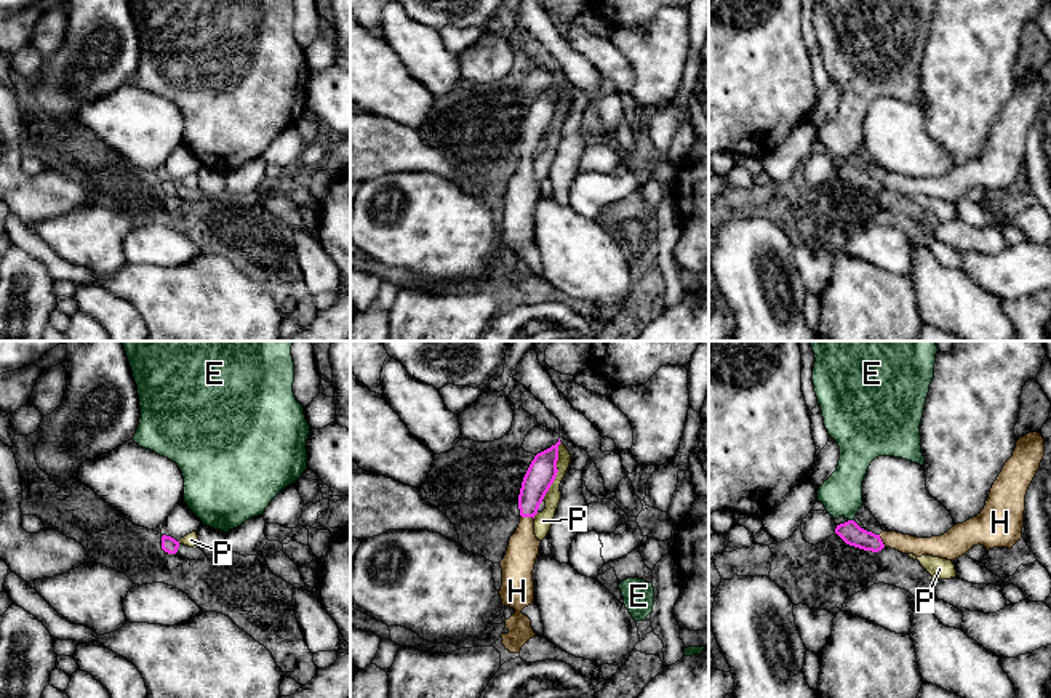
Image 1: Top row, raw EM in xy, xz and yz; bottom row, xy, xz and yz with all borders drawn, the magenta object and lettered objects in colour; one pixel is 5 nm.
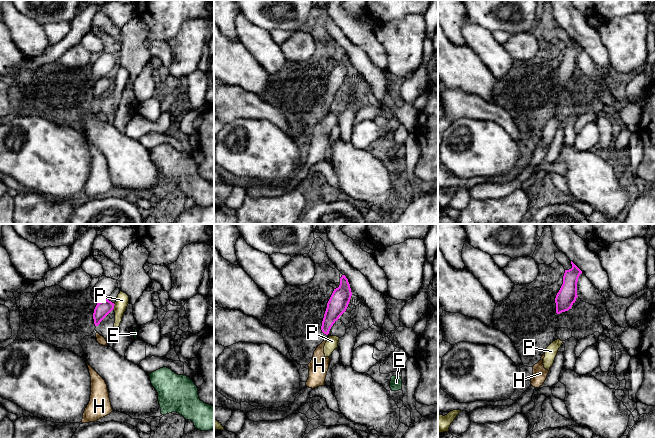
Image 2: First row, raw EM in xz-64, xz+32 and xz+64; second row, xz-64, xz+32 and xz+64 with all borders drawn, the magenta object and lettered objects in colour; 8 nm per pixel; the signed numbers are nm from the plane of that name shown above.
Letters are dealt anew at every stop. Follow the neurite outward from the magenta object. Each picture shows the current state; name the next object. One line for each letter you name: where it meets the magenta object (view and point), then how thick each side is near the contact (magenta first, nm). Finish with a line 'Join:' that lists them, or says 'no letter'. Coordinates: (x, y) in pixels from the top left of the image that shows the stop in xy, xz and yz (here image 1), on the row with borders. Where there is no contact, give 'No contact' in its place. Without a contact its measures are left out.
H: Touches magenta at xz (527, 516). Thickness 140 nm (magenta) against 160 nm
Join: H

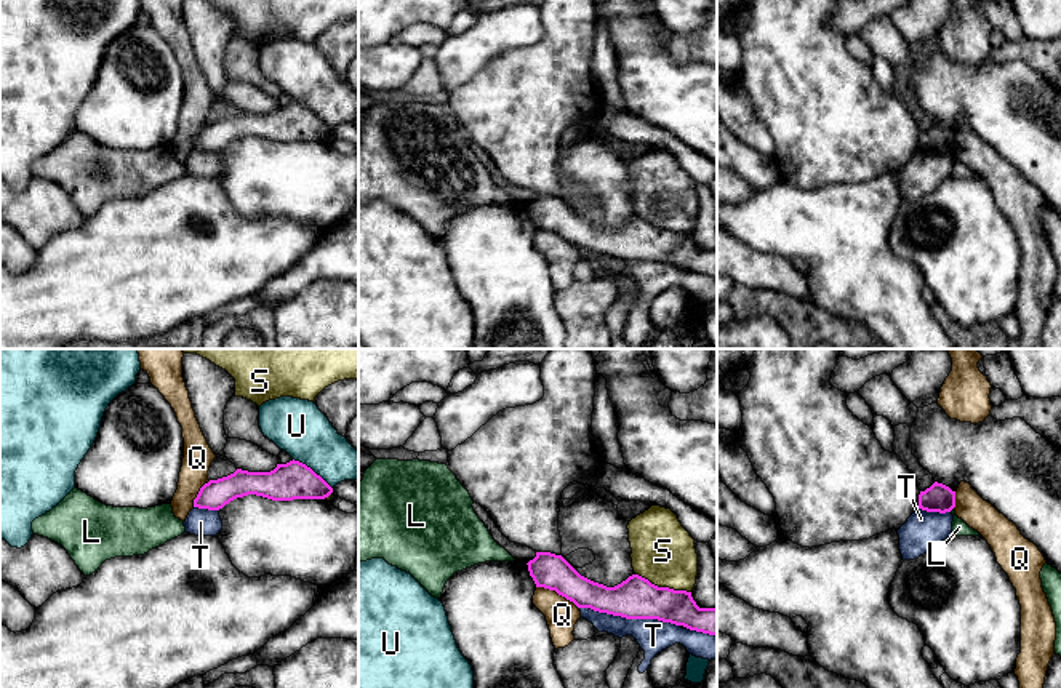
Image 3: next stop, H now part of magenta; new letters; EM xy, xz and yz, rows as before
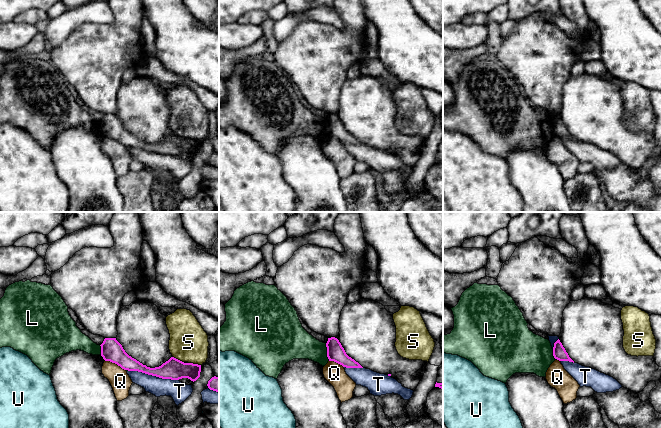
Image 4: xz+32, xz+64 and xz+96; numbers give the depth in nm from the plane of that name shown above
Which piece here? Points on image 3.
Join: no letter

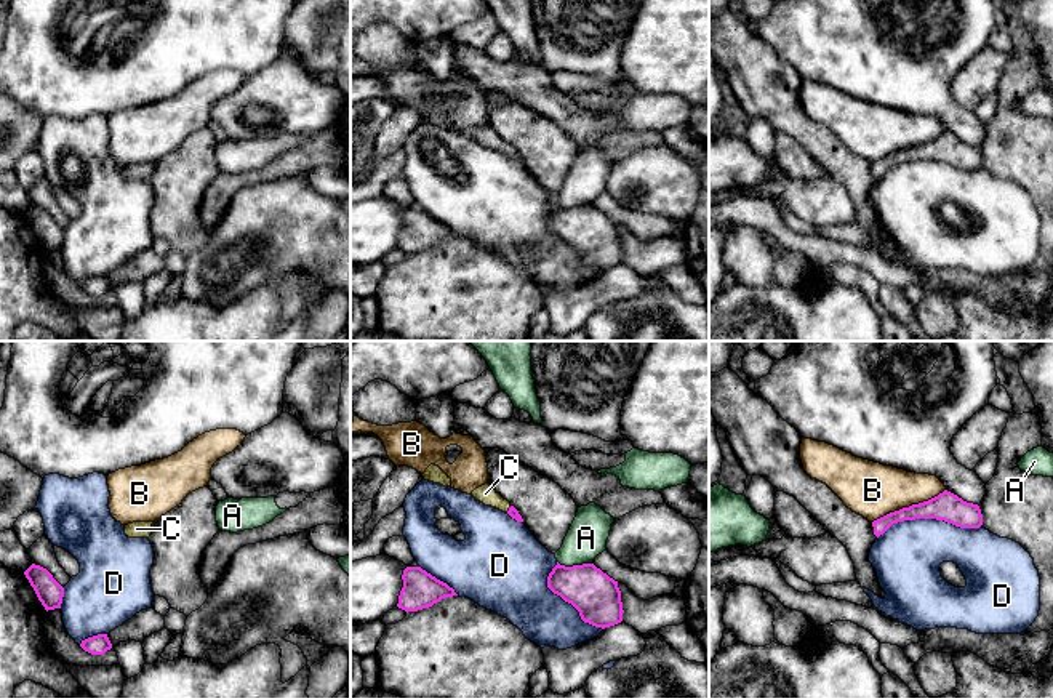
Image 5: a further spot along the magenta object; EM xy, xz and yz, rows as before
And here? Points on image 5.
C: Touches magenta at xz (509, 509). Thickness 50 nm (magenta) against 90 nm
Join: C

